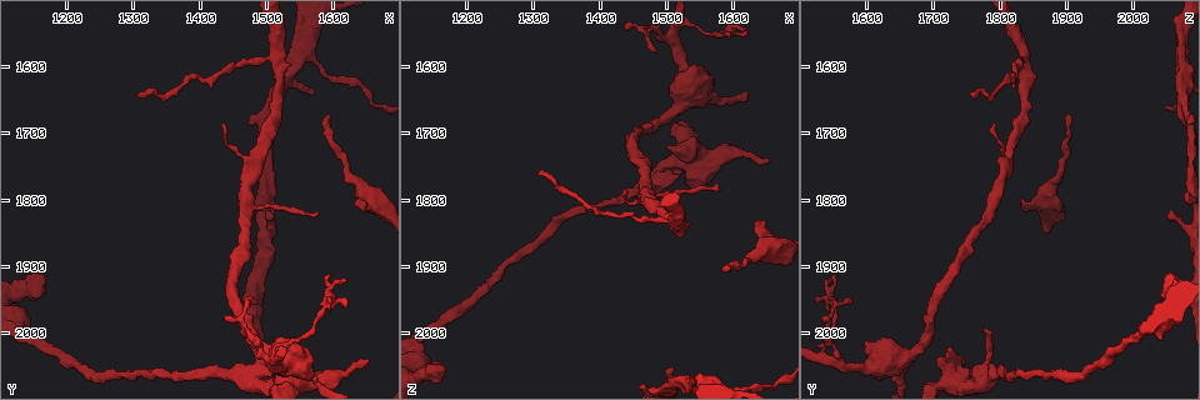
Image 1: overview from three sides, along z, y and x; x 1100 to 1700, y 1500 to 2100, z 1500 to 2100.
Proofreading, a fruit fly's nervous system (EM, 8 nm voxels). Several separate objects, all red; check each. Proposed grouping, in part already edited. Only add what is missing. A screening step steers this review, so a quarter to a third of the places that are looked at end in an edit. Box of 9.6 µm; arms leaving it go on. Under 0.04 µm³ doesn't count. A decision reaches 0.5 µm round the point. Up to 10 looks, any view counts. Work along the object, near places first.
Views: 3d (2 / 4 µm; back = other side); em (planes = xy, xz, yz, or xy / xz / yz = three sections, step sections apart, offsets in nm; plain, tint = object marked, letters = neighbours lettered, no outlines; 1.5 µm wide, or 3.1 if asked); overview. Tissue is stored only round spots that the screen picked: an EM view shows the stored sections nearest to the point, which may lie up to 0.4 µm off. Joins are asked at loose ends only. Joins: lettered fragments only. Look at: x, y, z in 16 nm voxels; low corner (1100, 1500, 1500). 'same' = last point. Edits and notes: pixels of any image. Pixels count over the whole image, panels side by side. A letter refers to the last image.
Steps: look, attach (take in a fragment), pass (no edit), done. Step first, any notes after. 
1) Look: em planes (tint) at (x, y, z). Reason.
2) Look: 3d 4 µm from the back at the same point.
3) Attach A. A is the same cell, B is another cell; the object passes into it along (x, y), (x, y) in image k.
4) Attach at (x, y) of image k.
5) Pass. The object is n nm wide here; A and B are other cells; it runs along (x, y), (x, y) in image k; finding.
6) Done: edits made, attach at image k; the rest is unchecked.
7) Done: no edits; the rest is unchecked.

Look: em xz step 4 (tint) at (1640, 1800, 1835). Branch stops here.

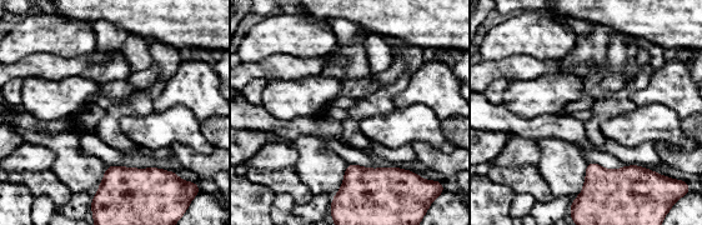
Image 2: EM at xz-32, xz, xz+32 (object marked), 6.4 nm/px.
Look: em planes (letters) at the same point.

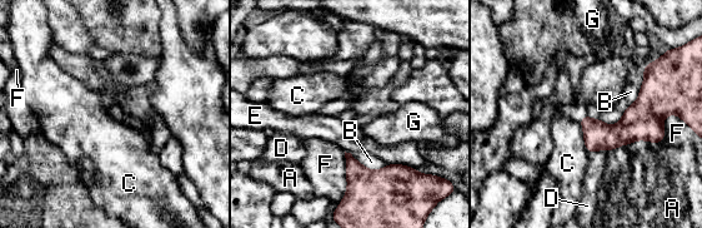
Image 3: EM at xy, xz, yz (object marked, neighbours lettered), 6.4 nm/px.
Pass. The longest contact is with F, 320 nm; A, B, C, D, E, F and G are other cells; no lettered fragment goes on from it.

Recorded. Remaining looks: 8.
Look: 3d 4 µm at (1310, 1645, 1760). An open end.

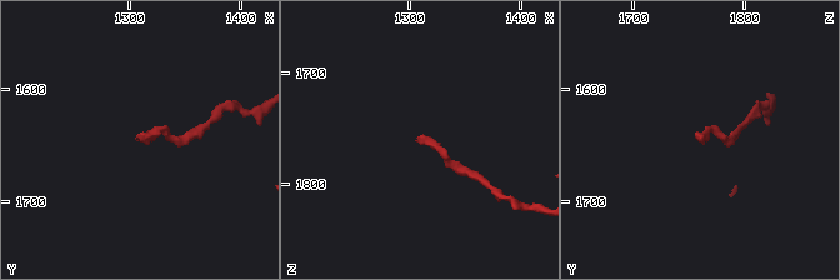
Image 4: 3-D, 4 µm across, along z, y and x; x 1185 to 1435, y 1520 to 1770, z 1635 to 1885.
Look: em planes (letters) at (1308, 1648, 1762). Shape alone is not enough.

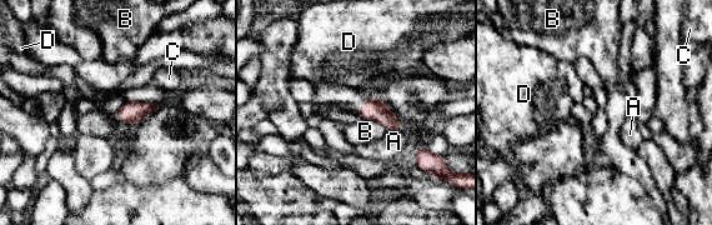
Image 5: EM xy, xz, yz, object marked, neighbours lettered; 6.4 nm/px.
Pass. A, B, C and D are other cells; a border runs along (362, 119), (375, 119), (387, 129) in image 5; no lettered fragment goes on from it.

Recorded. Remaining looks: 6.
Look: 3d 2 µm at (1590, 1670, 1905).

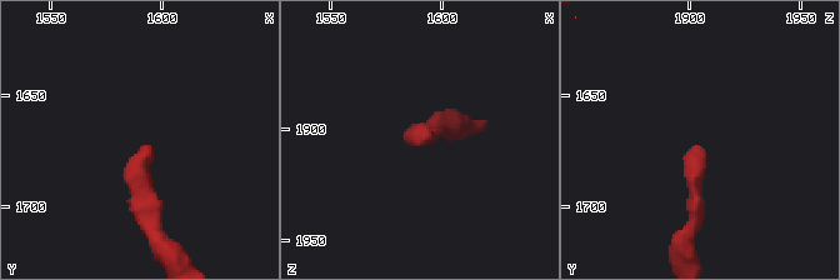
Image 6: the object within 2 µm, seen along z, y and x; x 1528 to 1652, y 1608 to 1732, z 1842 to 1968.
Look: em xy step 4 (letters) at (1594, 1672, 1903). Now the EM.

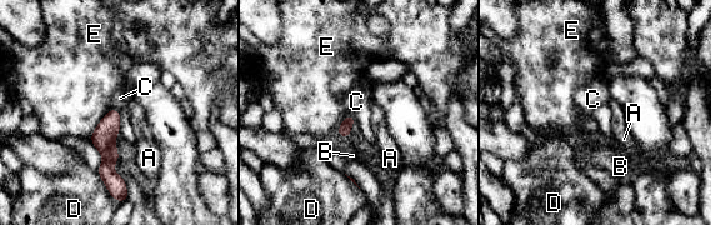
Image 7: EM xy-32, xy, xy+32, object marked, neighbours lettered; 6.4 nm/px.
Look: em planes (letters) at the same point.

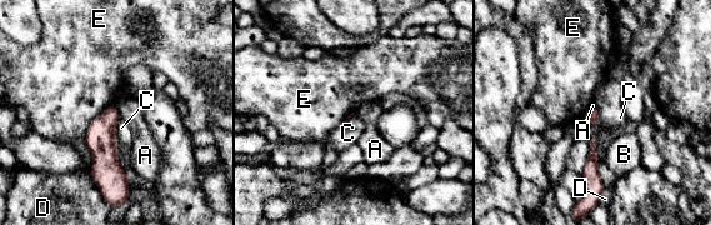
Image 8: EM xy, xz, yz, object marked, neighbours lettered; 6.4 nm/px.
Pass. A, B, C, D and E are other cells; a border runs along (114, 105), (120, 118) in image 8; none of them fits.

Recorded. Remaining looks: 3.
Look: 3d 2 µm at (1650, 2040, 1745). An open end.

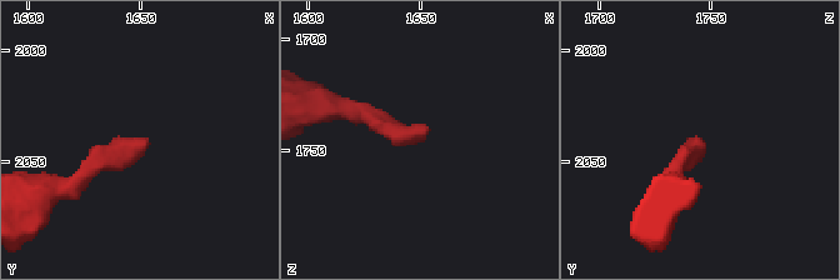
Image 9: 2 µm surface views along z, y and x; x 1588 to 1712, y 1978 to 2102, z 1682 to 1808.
Look: em planes (tint) at (1654, 2039, 1742).

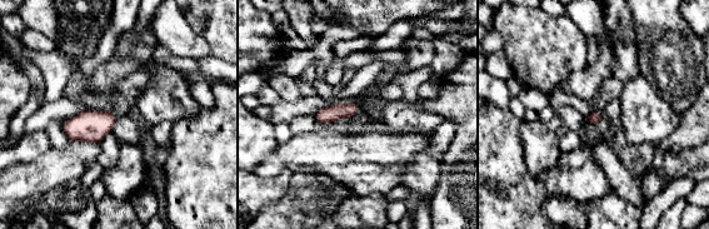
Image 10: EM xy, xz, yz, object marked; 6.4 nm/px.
Look: em planes (letters) at the same point.

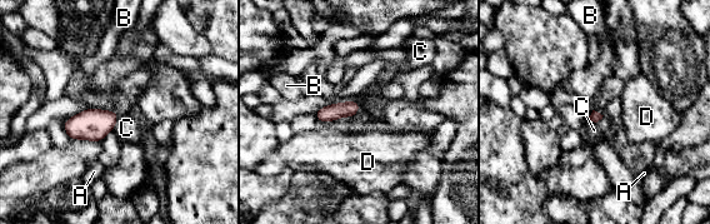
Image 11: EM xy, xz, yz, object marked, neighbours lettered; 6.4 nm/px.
Pass. A, B, C and D are other cells; a border runs along (604, 115), (596, 122), (589, 119) in image 11; none of them fits.

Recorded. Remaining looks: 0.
Done: no edits; the rest is unchecked.

